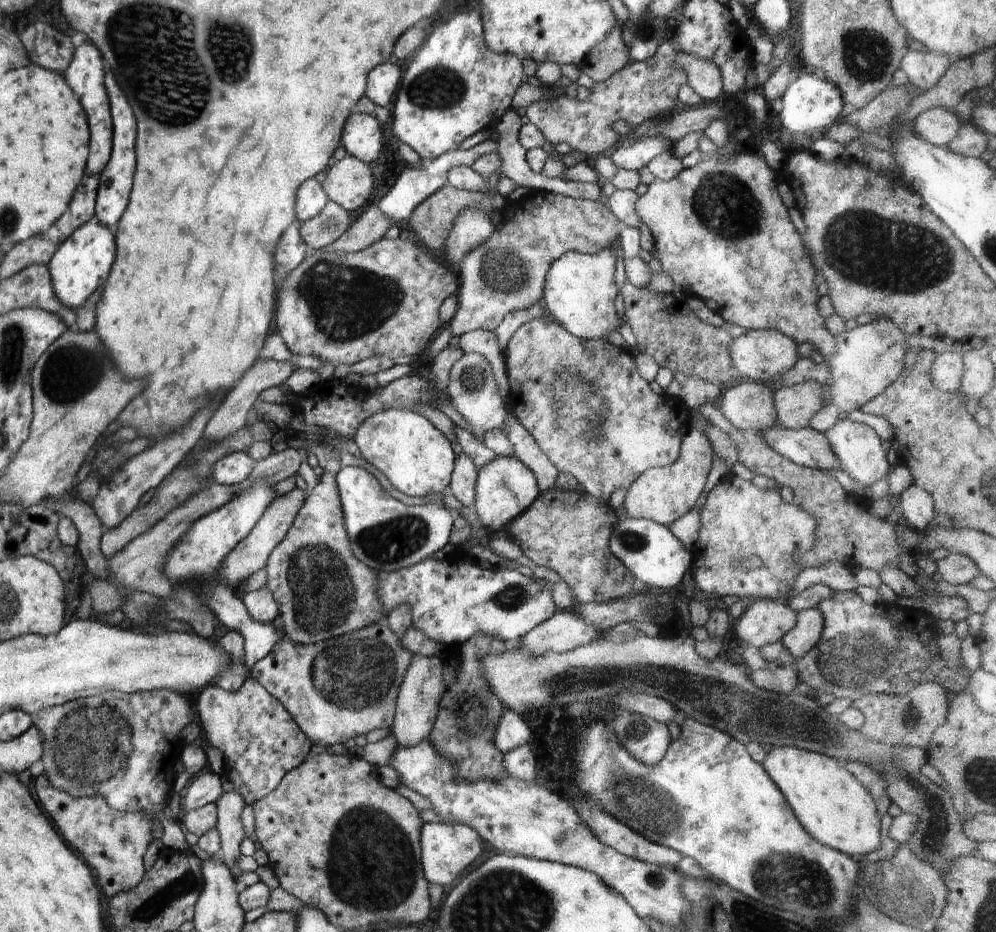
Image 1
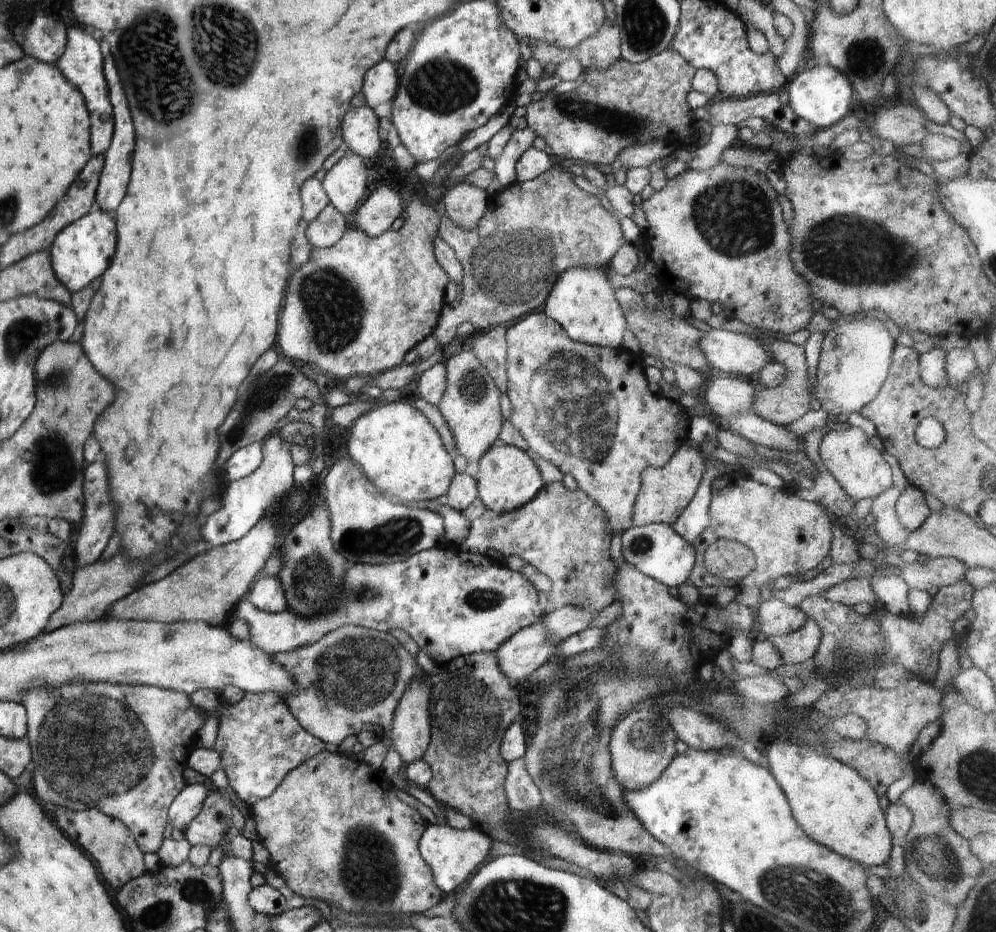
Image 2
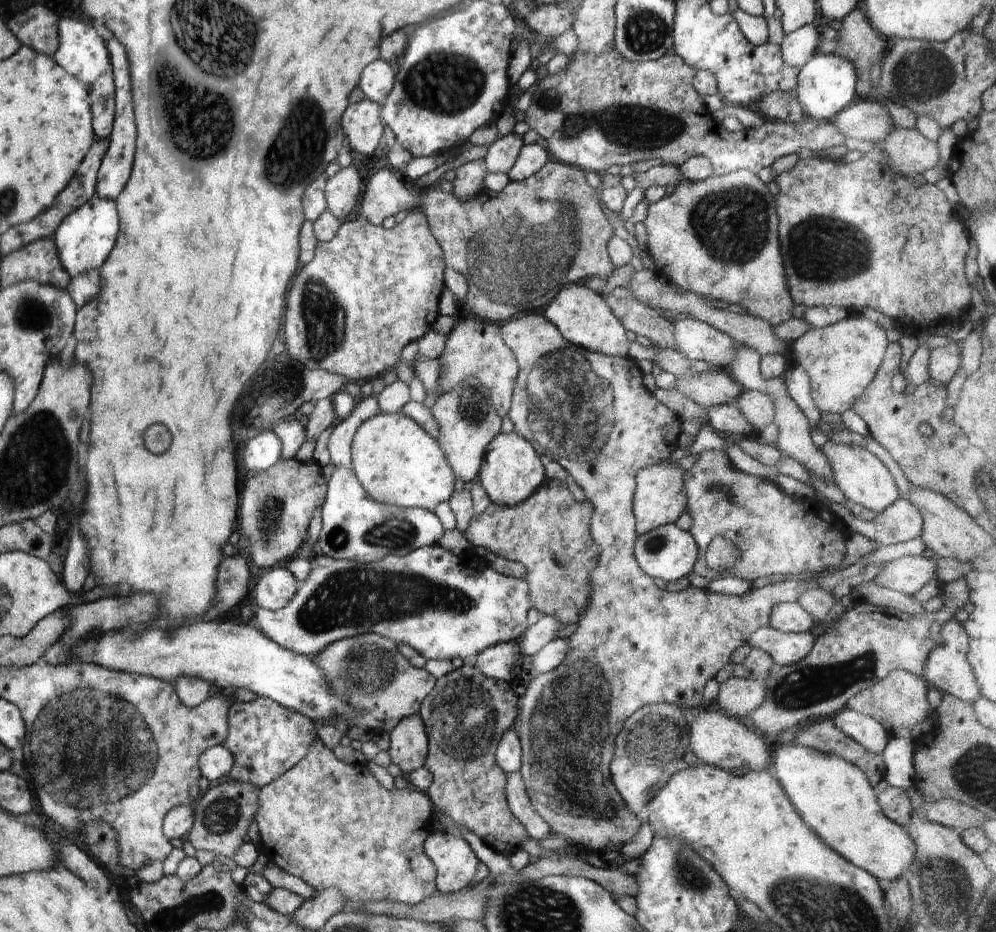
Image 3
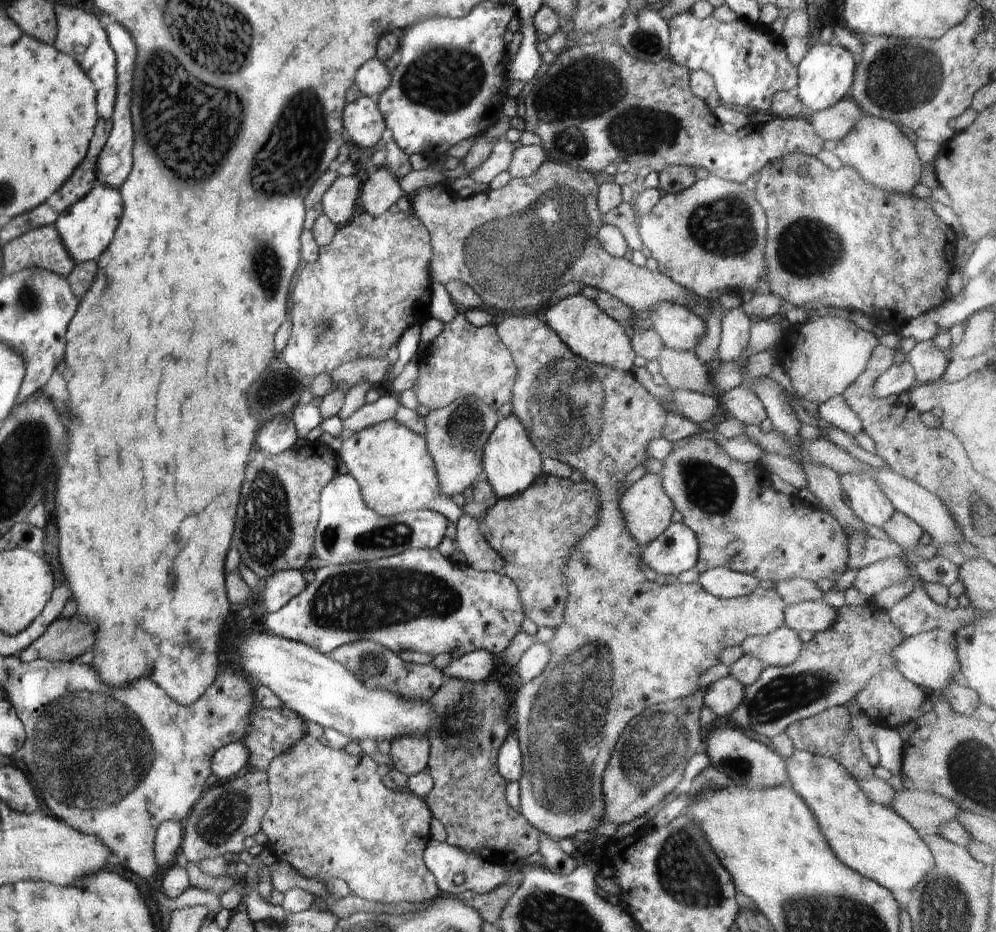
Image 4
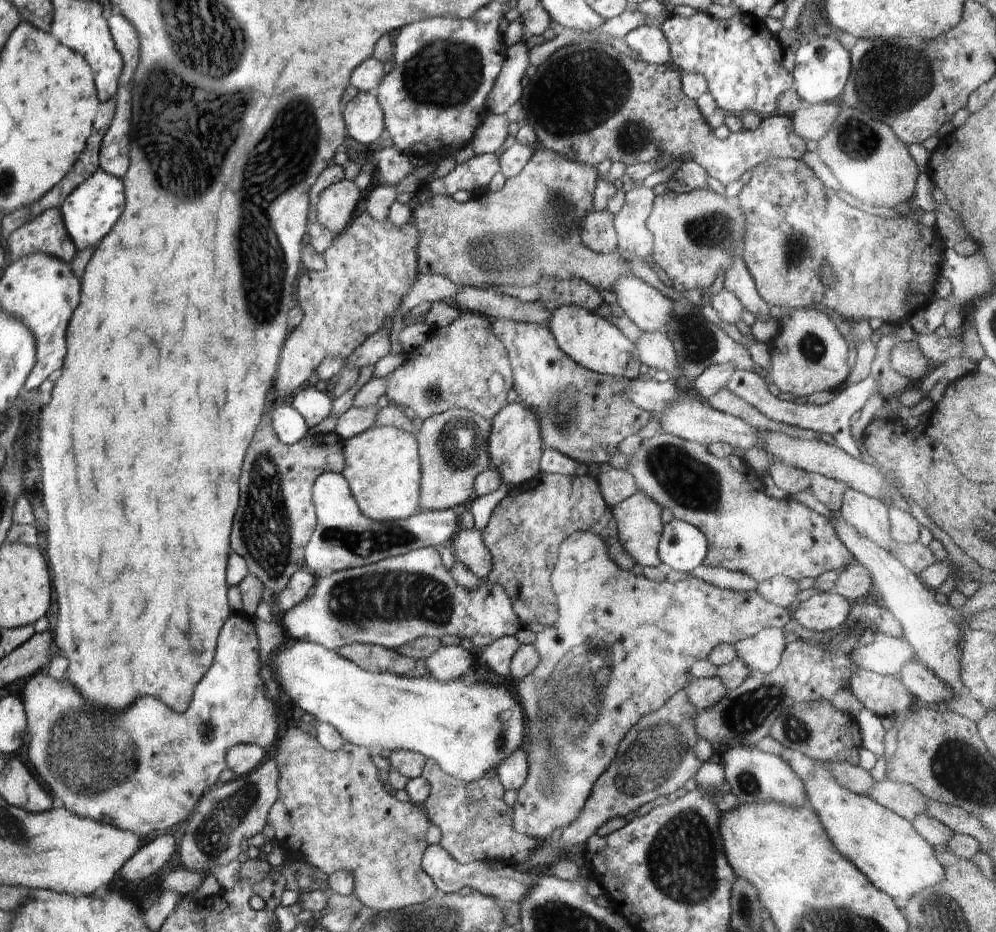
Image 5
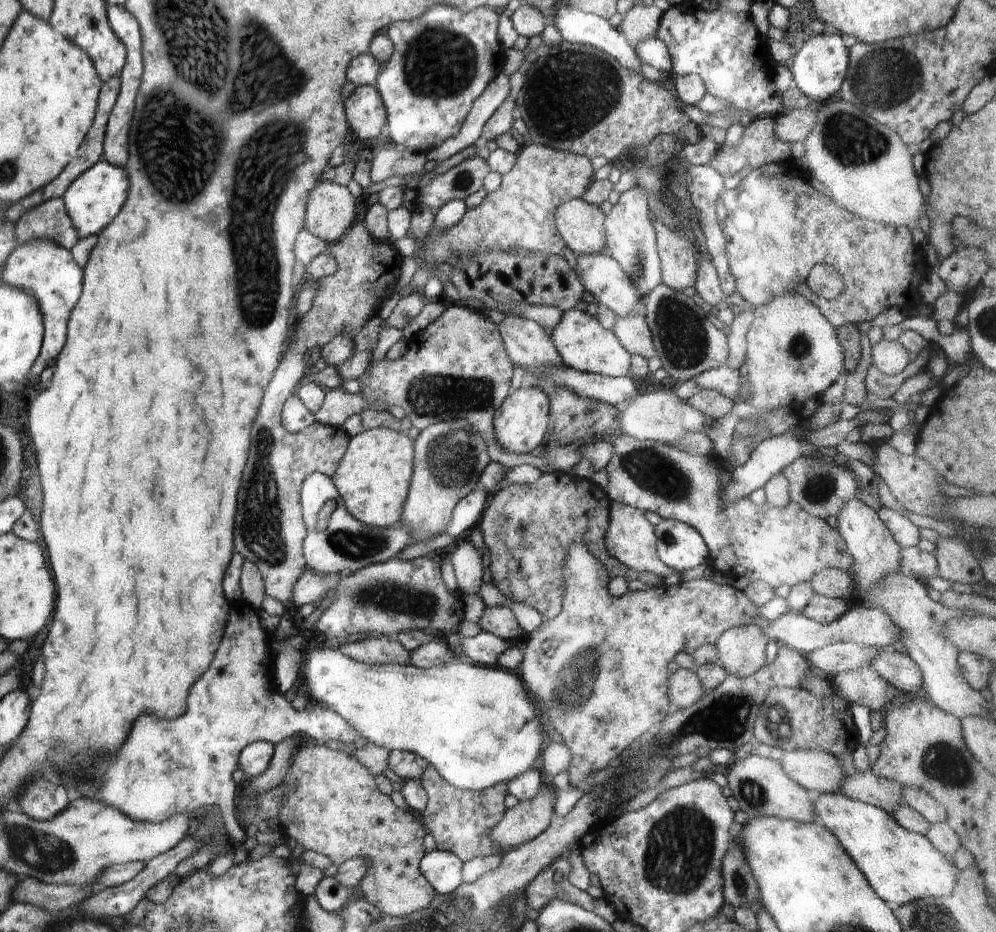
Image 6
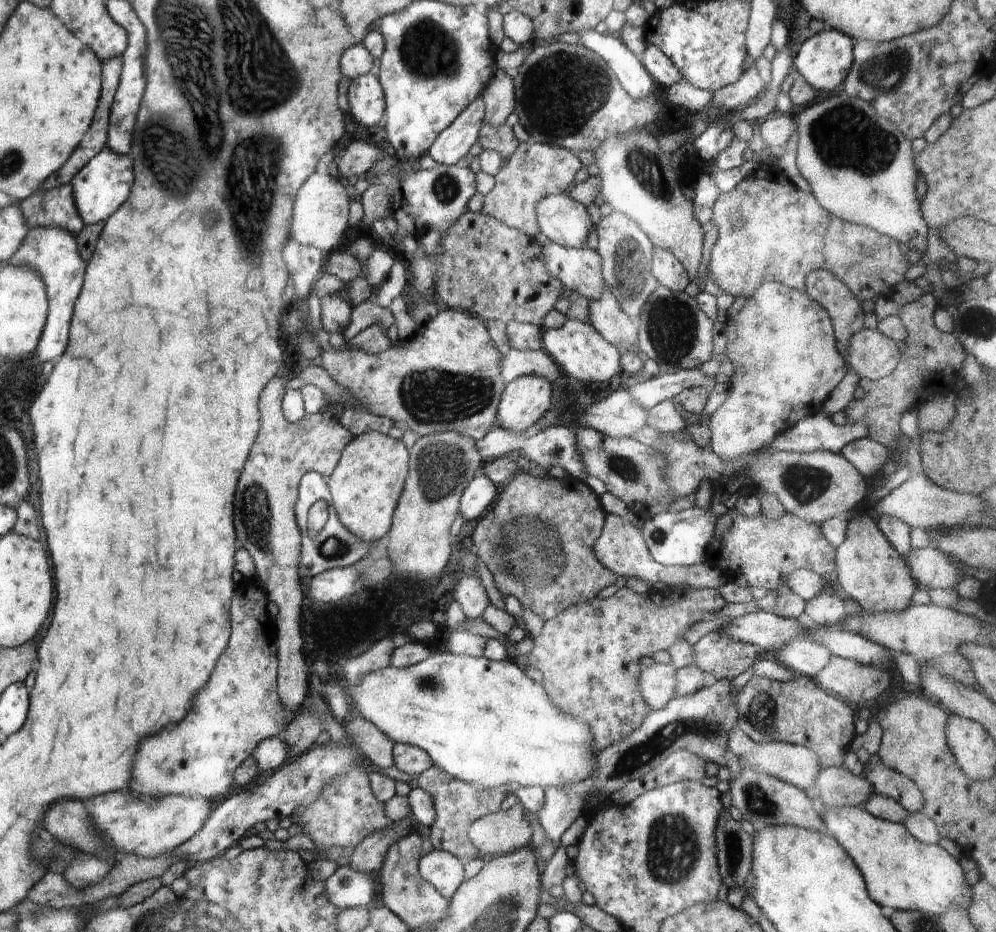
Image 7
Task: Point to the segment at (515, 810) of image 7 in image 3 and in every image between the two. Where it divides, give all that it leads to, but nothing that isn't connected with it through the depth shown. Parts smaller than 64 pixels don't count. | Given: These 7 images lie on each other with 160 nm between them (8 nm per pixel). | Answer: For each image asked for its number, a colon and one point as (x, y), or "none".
3: (636, 645)
4: (626, 643)
5: (630, 642)
6: (520, 824)

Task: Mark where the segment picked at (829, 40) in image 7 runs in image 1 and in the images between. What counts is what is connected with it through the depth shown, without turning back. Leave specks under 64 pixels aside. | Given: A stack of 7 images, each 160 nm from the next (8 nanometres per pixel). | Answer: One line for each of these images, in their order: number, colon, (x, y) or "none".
1: (810, 104)
2: (821, 95)
3: (825, 85)
4: (825, 74)
5: (822, 67)
6: (819, 68)

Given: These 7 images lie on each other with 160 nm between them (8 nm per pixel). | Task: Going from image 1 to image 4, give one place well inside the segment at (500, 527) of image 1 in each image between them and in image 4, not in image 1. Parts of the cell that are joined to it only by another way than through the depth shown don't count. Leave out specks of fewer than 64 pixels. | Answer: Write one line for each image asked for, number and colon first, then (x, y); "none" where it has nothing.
2: (508, 478)
3: (512, 470)
4: (511, 462)

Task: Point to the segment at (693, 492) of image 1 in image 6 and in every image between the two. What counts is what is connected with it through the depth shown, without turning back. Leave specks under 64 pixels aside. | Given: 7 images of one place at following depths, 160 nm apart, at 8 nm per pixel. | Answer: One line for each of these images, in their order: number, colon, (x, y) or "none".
2: (664, 493)
3: (660, 498)
4: (647, 510)
5: (639, 526)
6: (630, 537)

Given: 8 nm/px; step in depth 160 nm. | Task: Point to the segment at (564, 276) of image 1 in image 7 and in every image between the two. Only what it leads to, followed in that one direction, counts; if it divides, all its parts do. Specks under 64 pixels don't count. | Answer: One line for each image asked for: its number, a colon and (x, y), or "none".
2: (582, 301)
3: (584, 318)
4: (589, 333)
5: (593, 342)
6: (584, 344)
7: (579, 352)

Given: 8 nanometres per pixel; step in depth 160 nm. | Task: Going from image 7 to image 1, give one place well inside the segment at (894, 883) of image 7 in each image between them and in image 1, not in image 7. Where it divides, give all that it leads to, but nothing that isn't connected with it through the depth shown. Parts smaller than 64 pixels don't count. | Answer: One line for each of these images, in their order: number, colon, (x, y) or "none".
1: (833, 807)
2: (832, 803)
3: (833, 797)
4: (870, 838)
5: (885, 847)
6: (902, 866)

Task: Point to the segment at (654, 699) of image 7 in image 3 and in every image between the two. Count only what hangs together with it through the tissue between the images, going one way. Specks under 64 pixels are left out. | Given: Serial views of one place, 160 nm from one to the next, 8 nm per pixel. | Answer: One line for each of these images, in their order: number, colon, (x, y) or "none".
3: (740, 697)
4: (723, 696)
5: (704, 693)
6: (685, 688)

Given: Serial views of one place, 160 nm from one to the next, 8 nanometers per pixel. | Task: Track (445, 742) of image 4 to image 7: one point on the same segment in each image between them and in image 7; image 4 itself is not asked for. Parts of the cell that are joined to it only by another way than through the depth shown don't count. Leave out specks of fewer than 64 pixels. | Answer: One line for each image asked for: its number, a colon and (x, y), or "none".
5: (476, 822)
6: (460, 820)
7: (458, 804)

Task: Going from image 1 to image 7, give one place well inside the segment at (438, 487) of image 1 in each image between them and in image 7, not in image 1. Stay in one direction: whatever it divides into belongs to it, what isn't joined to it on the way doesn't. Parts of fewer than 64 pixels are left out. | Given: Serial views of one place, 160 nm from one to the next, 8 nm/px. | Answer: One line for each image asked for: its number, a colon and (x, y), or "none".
2: (396, 447)
3: (397, 462)
4: (395, 474)
5: (383, 469)
6: (373, 478)
7: (366, 484)

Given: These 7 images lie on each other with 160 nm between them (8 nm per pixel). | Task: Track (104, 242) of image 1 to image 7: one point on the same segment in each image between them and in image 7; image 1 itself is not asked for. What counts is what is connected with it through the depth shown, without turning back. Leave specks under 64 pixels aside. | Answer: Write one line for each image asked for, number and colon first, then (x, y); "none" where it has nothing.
2: (82, 251)
3: (84, 239)
4: (86, 228)
5: (90, 211)
6: (93, 199)
7: (103, 185)

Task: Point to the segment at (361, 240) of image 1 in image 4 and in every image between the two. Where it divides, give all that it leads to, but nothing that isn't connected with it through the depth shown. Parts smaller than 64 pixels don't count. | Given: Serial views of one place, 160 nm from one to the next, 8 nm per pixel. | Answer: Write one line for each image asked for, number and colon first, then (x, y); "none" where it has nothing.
2: (375, 216)
3: (555, 216)
4: (482, 241)

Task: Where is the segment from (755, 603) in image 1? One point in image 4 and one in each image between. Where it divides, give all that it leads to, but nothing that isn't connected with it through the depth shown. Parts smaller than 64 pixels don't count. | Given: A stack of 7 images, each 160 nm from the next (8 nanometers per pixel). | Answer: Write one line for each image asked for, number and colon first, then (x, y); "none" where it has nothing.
2: (775, 617)
3: (787, 617)
4: (805, 616)

